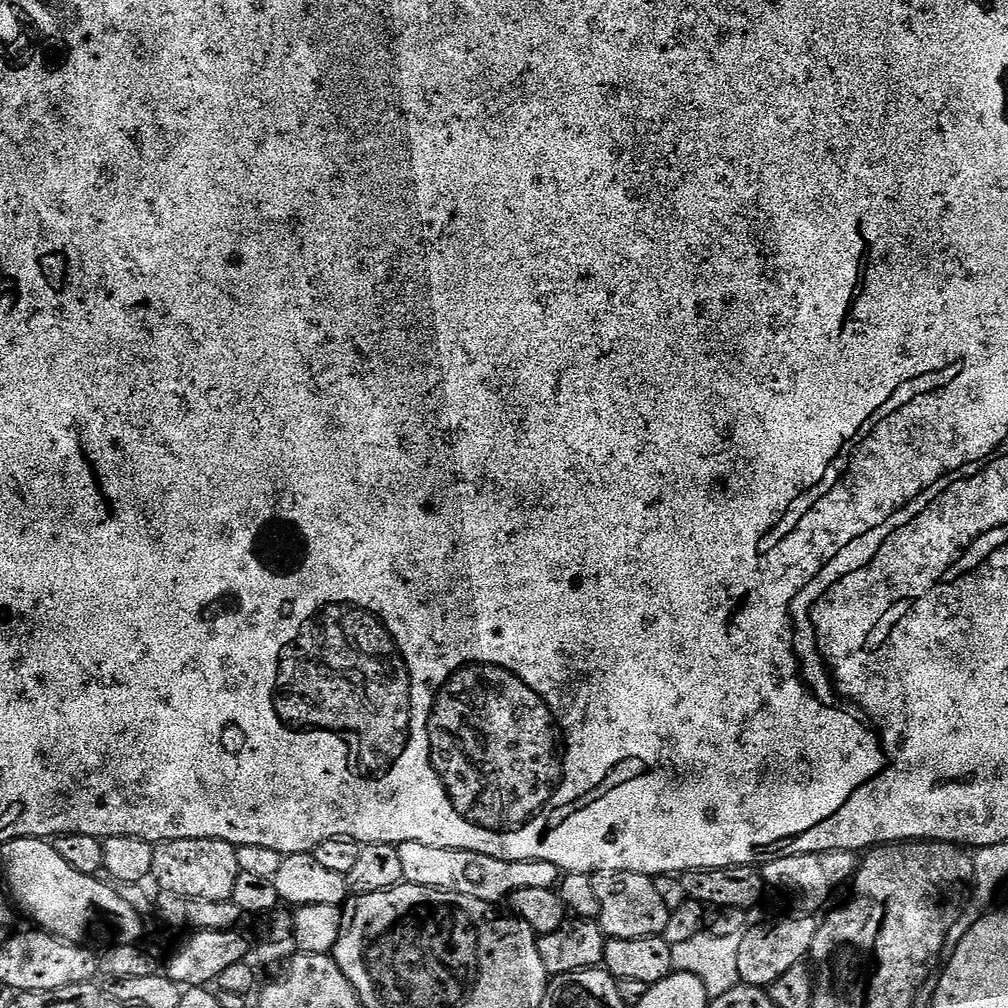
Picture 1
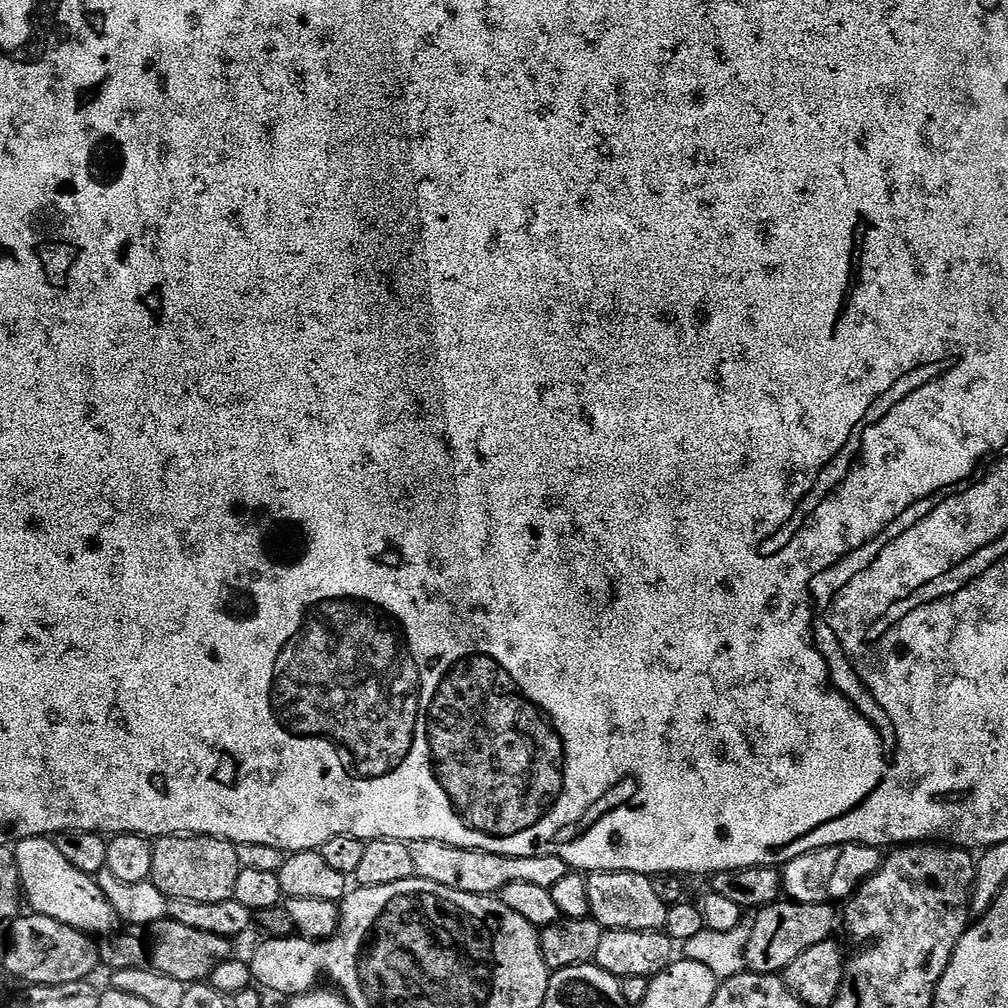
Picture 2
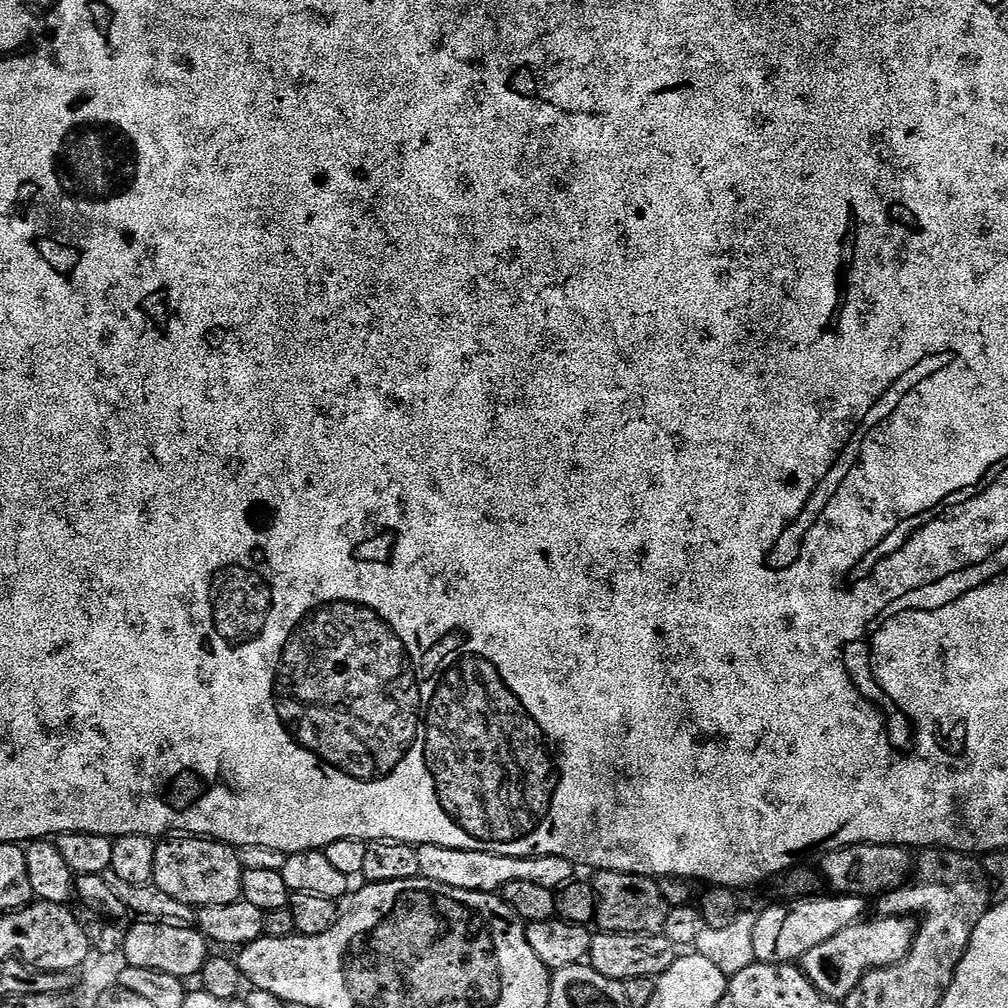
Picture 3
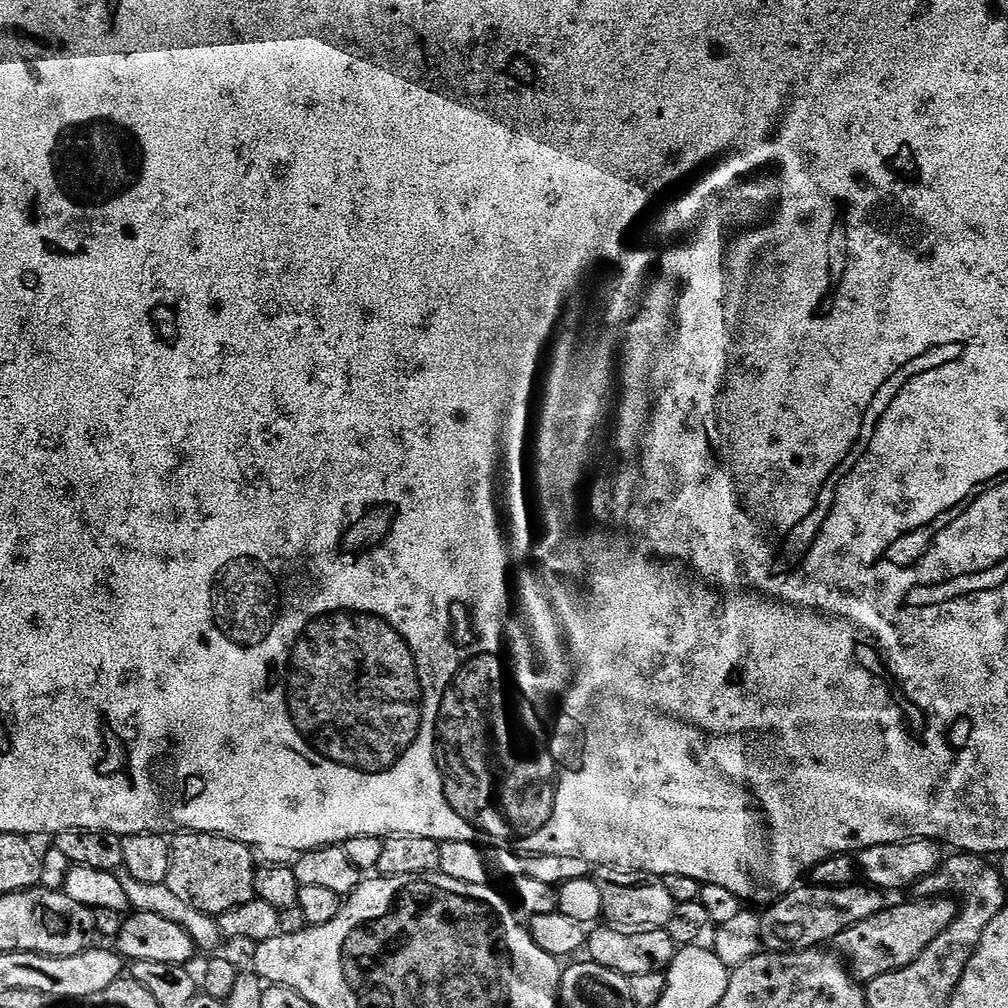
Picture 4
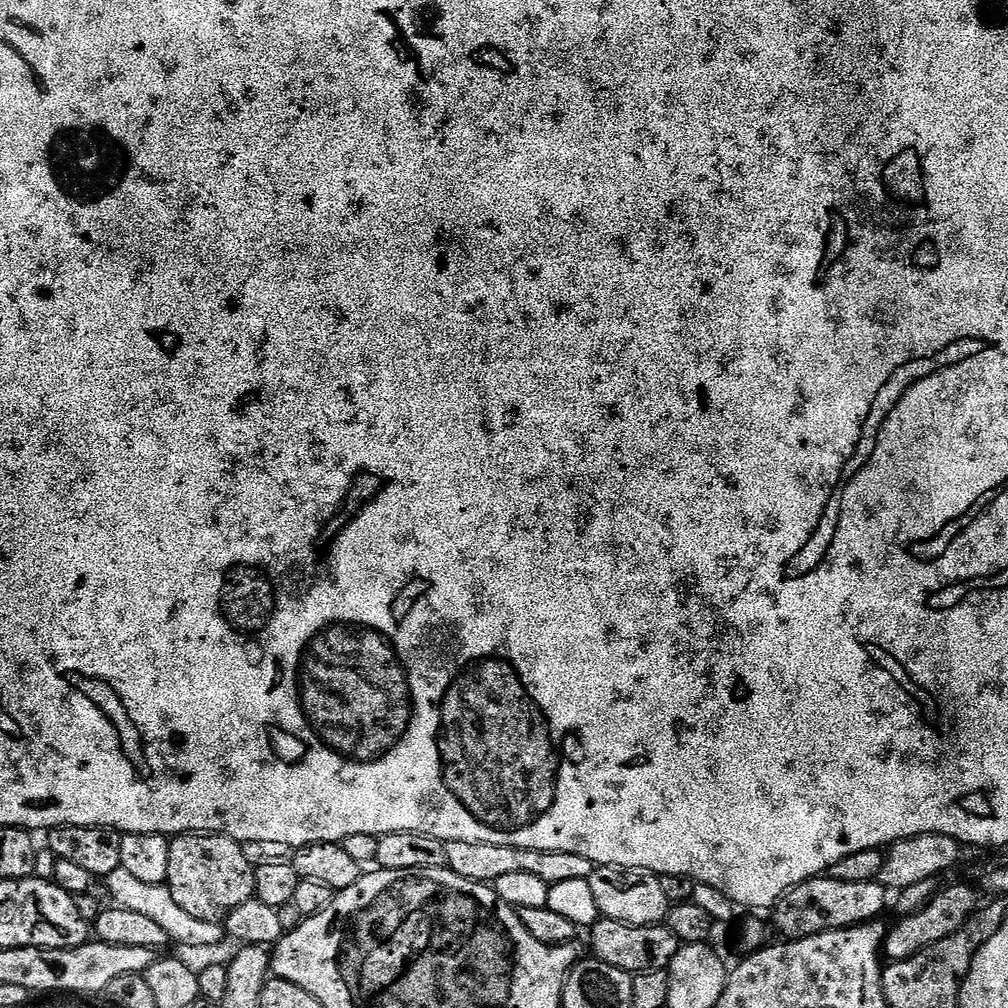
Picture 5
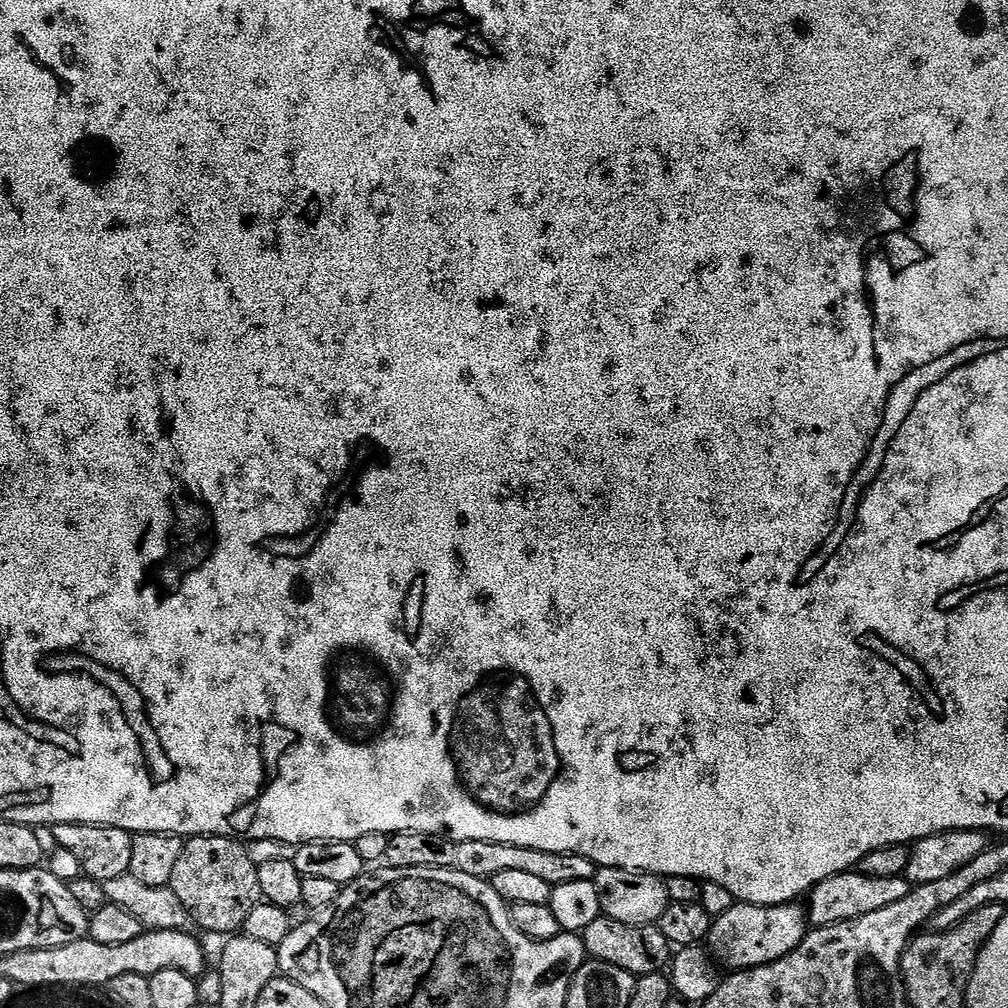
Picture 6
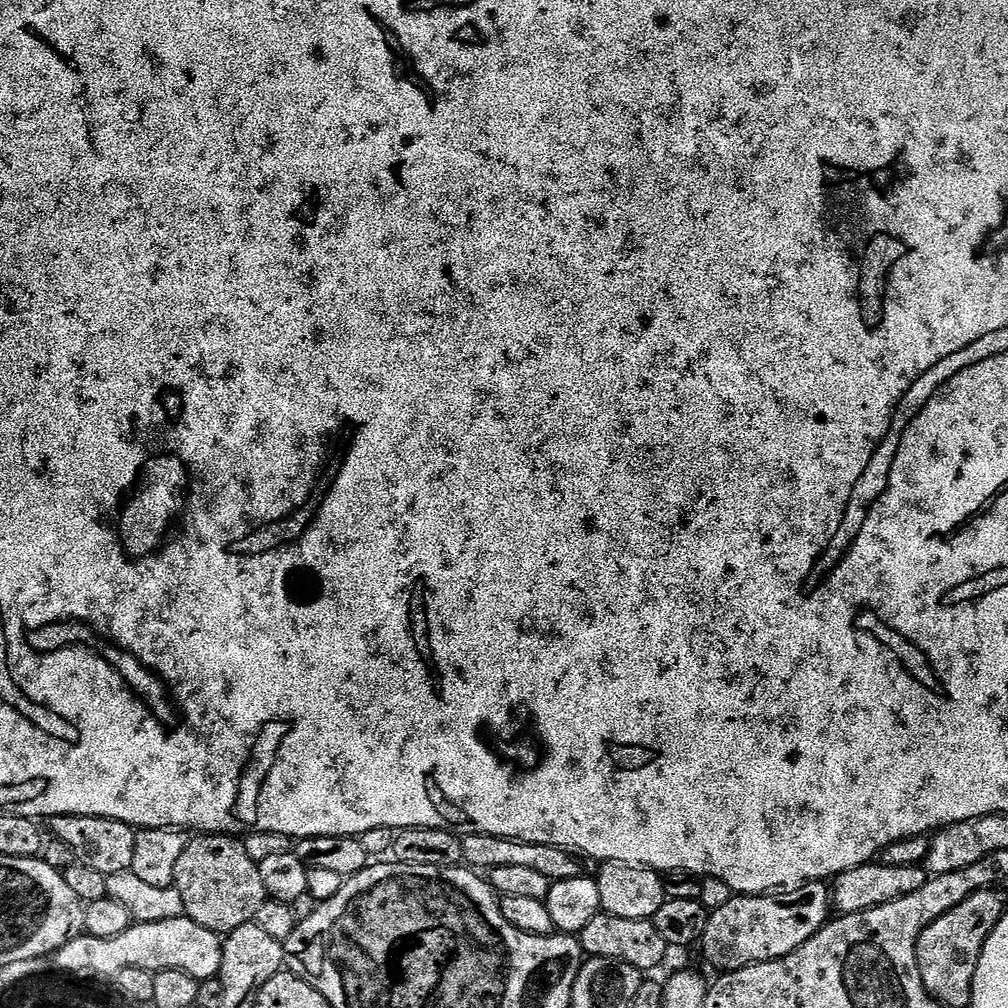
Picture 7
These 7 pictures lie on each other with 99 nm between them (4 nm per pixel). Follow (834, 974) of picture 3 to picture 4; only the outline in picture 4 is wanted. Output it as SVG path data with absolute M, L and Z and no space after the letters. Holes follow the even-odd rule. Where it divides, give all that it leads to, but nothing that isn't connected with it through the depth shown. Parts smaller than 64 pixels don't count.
M924 894L921 900L908 900L905 904L886 906L878 914L866 918L866 922L858 922L842 934L838 934L834 941L837 953L846 961L857 981L867 982L878 978L882 974L890 974L910 966L956 920L960 913L961 905L951 895L932 896L936 894Z

